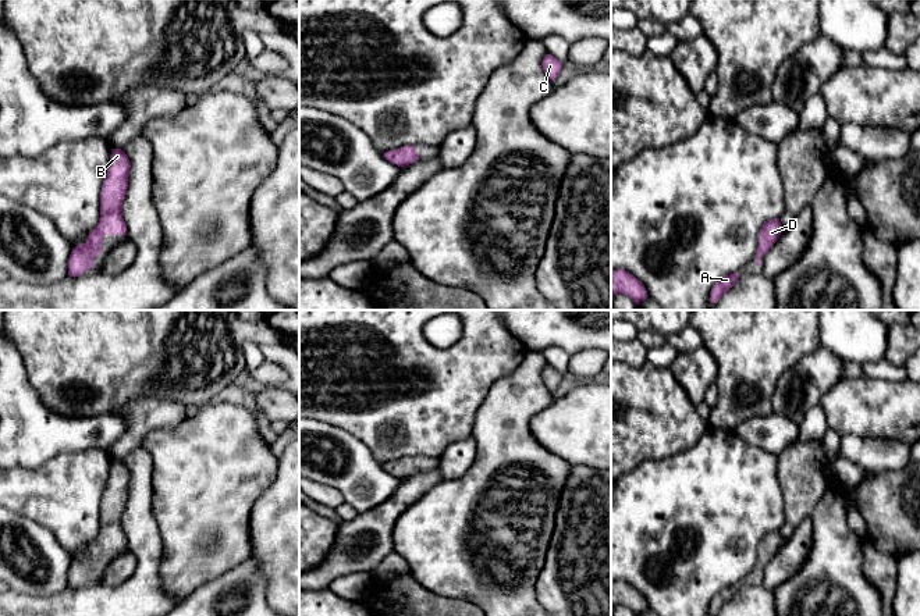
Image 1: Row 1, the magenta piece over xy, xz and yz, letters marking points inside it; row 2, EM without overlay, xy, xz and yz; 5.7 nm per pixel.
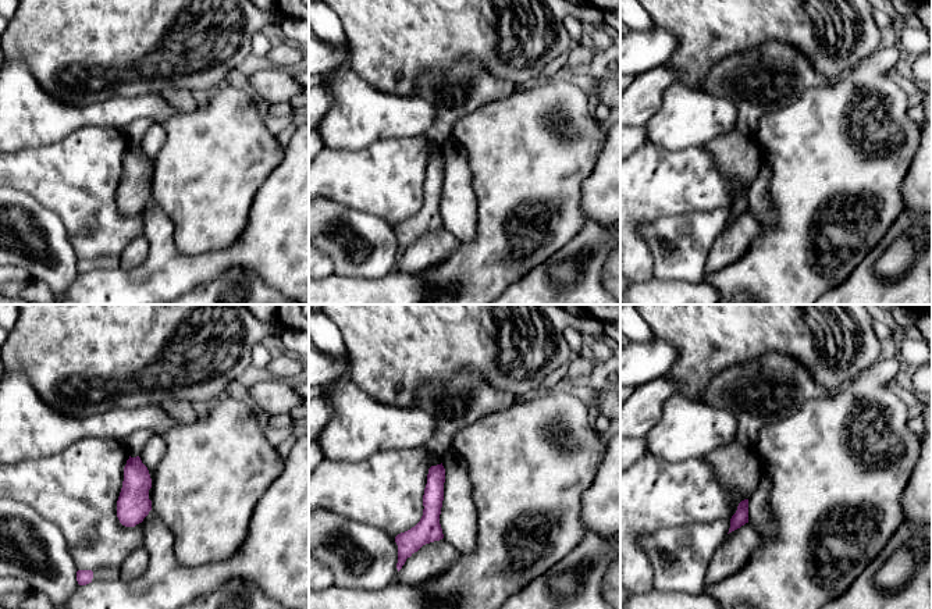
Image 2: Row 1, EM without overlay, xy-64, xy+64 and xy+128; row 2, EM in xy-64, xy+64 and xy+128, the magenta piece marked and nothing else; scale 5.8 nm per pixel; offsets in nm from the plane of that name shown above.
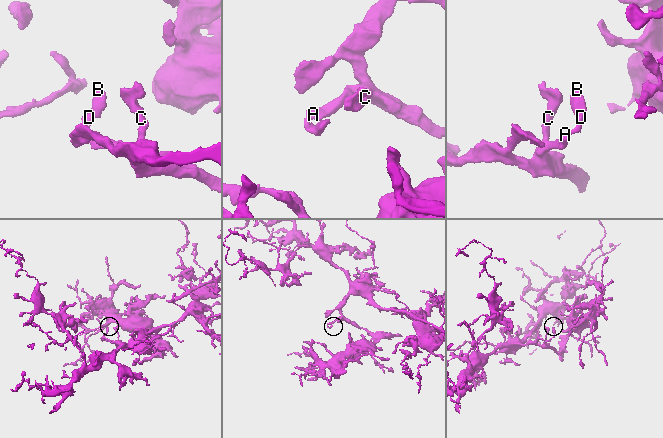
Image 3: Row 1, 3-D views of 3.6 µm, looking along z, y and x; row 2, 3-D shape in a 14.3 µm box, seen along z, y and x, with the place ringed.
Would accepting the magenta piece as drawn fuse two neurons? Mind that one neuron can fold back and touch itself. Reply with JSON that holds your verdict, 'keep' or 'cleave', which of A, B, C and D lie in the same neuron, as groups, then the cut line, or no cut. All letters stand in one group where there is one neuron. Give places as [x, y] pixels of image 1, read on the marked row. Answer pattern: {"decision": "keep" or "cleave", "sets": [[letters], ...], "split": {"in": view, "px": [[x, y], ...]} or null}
{"decision": "keep", "sets": [["A", "B", "C", "D"]], "split": null}

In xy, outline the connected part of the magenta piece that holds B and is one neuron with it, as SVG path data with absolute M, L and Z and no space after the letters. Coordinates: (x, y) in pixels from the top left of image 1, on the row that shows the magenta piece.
M111 149L107 174L100 192L100 218L85 243L72 248L68 261L68 275L79 277L95 267L93 257L103 249L106 235L125 235L127 225L122 218L122 202L128 189L131 163L121 149Z

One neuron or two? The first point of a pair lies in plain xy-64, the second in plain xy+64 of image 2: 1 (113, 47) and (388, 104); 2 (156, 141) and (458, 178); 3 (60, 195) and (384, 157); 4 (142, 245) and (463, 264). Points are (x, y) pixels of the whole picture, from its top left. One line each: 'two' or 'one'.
1: two
2: one
3: one
4: two

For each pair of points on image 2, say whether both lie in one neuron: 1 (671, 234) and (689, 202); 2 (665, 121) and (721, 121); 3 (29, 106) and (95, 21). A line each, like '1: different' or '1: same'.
1: different
2: same
3: different

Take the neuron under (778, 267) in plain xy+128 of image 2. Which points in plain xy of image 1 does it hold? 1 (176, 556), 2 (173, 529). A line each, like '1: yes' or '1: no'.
1: yes
2: yes

